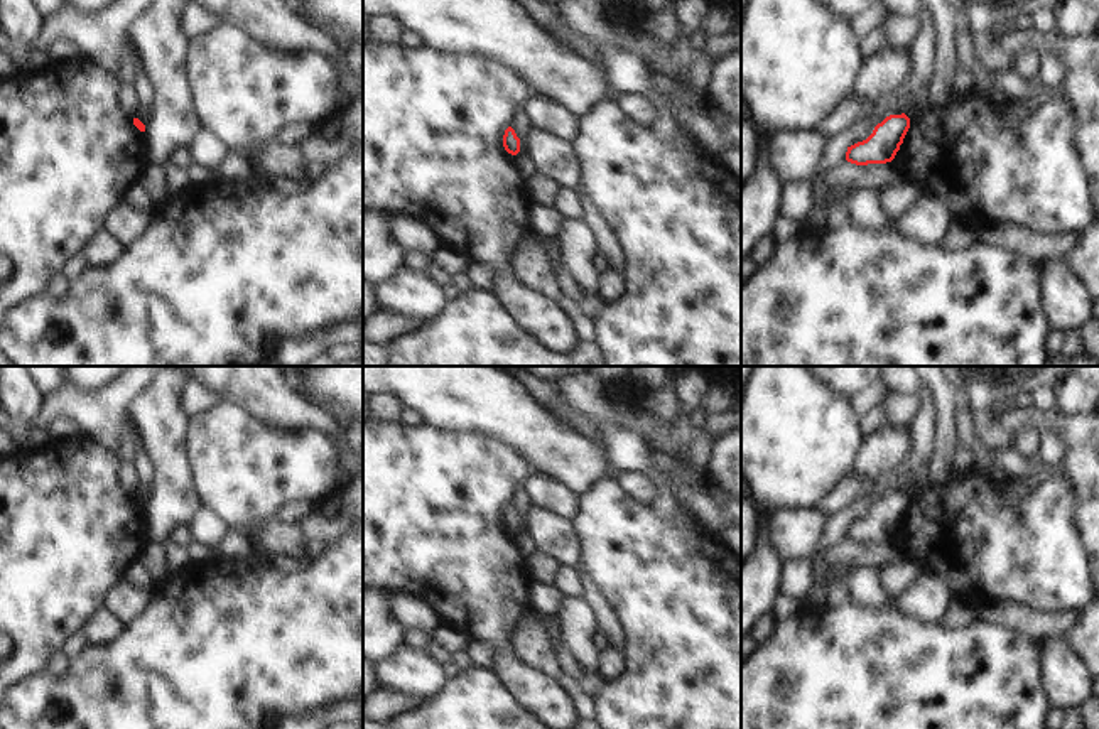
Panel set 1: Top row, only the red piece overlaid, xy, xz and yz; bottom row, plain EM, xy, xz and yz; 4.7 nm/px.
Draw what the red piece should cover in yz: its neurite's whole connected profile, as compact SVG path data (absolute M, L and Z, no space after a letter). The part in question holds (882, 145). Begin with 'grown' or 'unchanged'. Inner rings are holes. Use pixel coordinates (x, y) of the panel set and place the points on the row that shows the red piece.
unchanged; M905 113L886 116L866 140L847 147L846 160L856 165L891 162L908 128L910 118Z

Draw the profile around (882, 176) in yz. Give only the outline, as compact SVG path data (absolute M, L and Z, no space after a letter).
M844 160L841 165L831 169L824 176L824 182L829 187L846 187L849 191L856 189L888 189L888 187L903 187L912 184L895 165L893 162L886 164L868 164L856 165Z

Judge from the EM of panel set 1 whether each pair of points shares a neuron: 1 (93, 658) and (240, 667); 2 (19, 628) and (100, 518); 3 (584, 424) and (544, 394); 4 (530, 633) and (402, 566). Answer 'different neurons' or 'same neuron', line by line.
1: same neuron
2: same neuron
3: same neuron
4: different neurons

